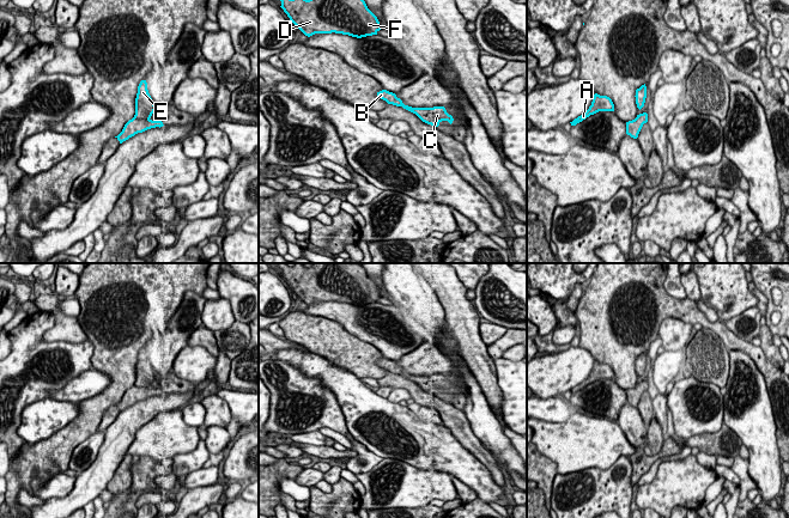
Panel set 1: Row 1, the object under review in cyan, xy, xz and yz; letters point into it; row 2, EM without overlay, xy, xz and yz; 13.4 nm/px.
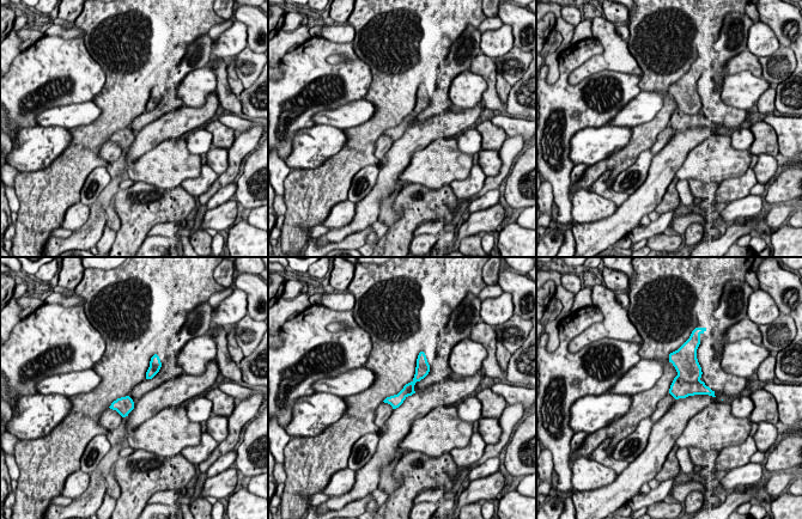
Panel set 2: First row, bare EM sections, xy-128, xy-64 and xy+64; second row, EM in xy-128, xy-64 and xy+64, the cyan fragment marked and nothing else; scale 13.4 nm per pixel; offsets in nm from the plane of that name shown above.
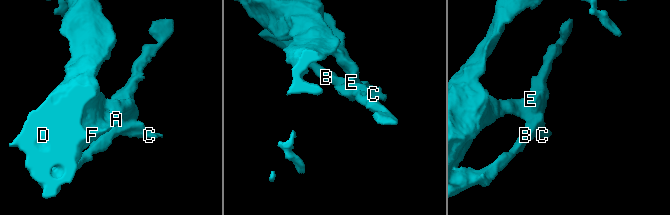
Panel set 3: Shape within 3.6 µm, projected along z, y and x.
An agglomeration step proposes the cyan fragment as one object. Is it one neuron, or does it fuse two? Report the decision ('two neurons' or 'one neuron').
one neuron

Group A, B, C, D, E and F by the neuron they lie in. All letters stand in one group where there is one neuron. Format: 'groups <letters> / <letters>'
groups A B C D E F

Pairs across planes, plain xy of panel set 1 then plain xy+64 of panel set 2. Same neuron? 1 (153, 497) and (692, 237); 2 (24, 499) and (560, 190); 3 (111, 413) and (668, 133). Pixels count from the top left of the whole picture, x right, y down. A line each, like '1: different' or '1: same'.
1: different
2: same
3: same

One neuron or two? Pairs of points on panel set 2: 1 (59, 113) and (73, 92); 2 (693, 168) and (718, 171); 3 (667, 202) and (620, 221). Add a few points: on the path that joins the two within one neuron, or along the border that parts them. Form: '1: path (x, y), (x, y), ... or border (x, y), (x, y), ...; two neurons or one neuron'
1: border (92, 99), (47, 108), (38, 115); two neurons
2: path (699, 168), (712, 168); one neuron
3: border (669, 182), (661, 202), (654, 209); two neurons

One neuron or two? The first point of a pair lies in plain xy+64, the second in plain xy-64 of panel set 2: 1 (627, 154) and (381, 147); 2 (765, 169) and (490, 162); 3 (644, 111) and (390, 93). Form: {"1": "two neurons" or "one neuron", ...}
{"1": "two neurons", "2": "one neuron", "3": "two neurons"}

